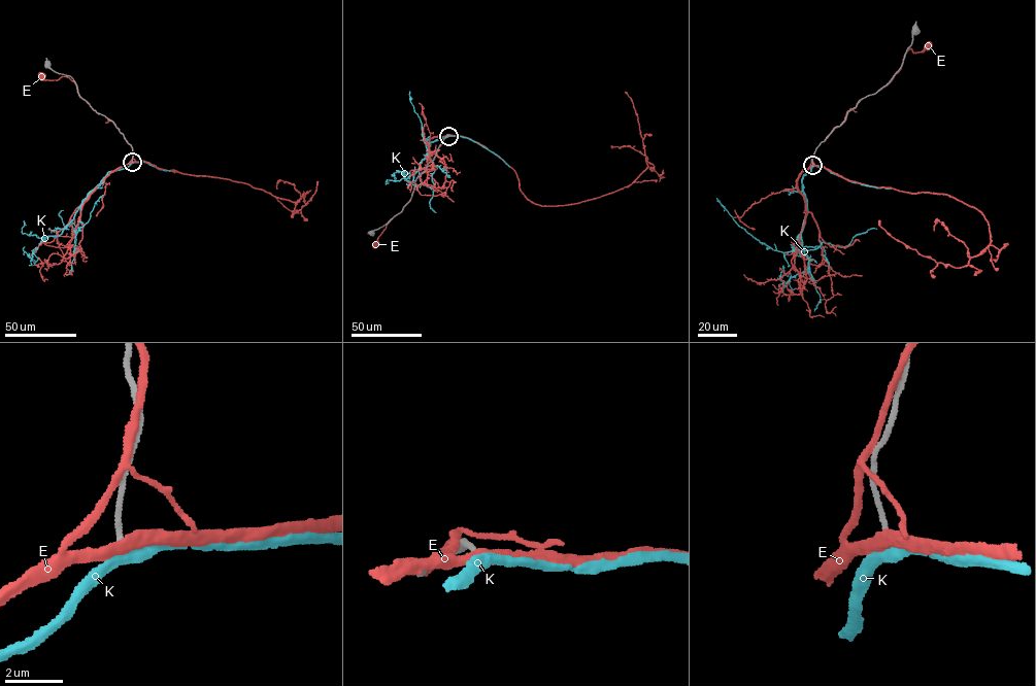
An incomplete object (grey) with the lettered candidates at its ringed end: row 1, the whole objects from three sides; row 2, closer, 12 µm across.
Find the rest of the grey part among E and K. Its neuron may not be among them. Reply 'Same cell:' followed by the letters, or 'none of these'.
Same cell: K

